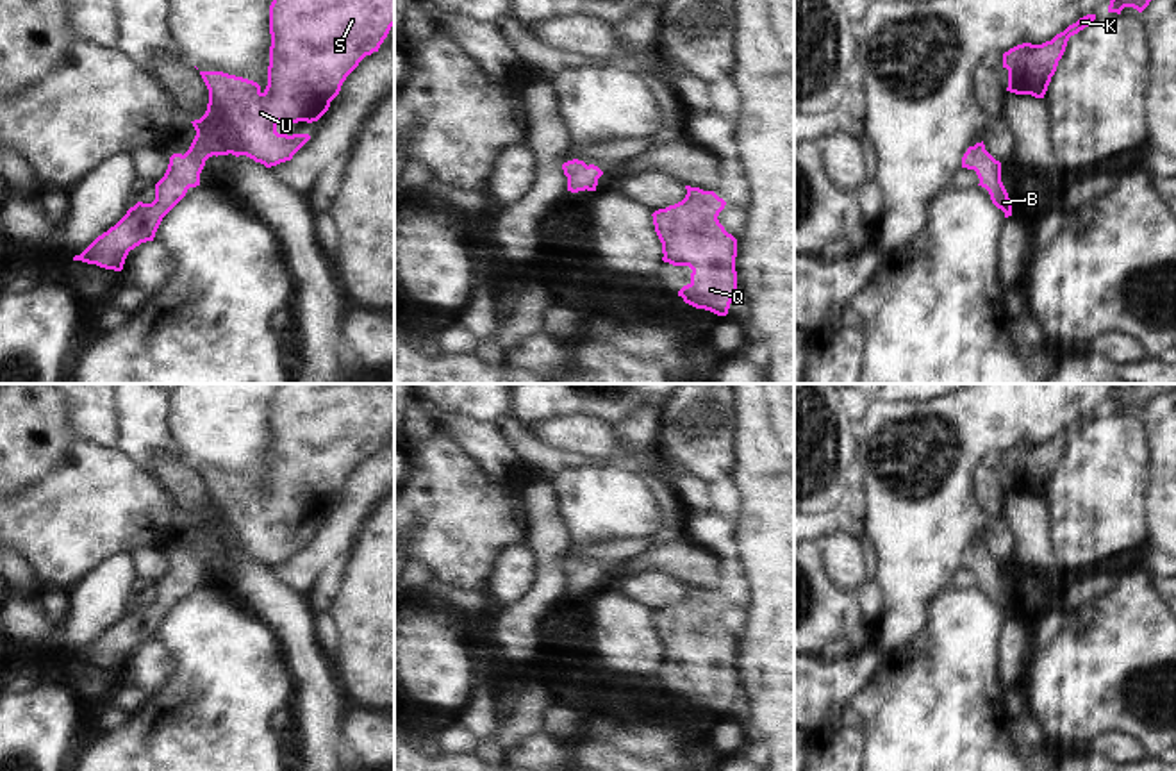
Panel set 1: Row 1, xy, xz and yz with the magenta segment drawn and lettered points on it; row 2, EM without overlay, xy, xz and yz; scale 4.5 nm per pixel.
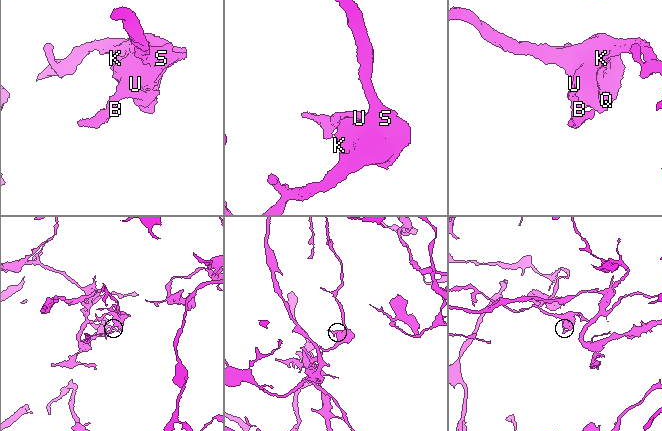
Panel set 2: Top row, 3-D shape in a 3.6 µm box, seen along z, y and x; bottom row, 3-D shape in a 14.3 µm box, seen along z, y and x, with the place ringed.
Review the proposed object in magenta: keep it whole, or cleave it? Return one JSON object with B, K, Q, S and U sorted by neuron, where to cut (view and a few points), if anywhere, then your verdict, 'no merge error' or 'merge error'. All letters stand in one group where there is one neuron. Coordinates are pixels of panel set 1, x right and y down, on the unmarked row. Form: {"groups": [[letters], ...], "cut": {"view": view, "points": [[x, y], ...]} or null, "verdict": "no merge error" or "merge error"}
{"groups": [["B", "K", "Q", "S", "U"]], "cut": null, "verdict": "no merge error"}

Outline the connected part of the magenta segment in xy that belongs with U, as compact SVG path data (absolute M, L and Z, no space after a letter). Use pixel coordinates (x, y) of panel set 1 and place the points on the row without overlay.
M280 384L269 405L269 466L268 485L262 491L253 480L228 475L223 471L200 471L207 489L209 503L200 519L191 521L196 535L189 550L173 553L170 557L164 576L155 584L155 600L152 603L137 601L127 614L107 632L98 635L80 655L73 660L96 664L105 669L121 671L130 650L141 642L153 641L162 618L186 596L189 587L200 585L200 573L205 560L212 555L246 555L266 568L291 560L293 555L311 539L309 534L278 534L277 523L318 521L330 507L330 502L339 494L346 477L359 466L359 462L378 452L394 425L394 391L387 384L369 384L364 387L328 387L327 384Z

